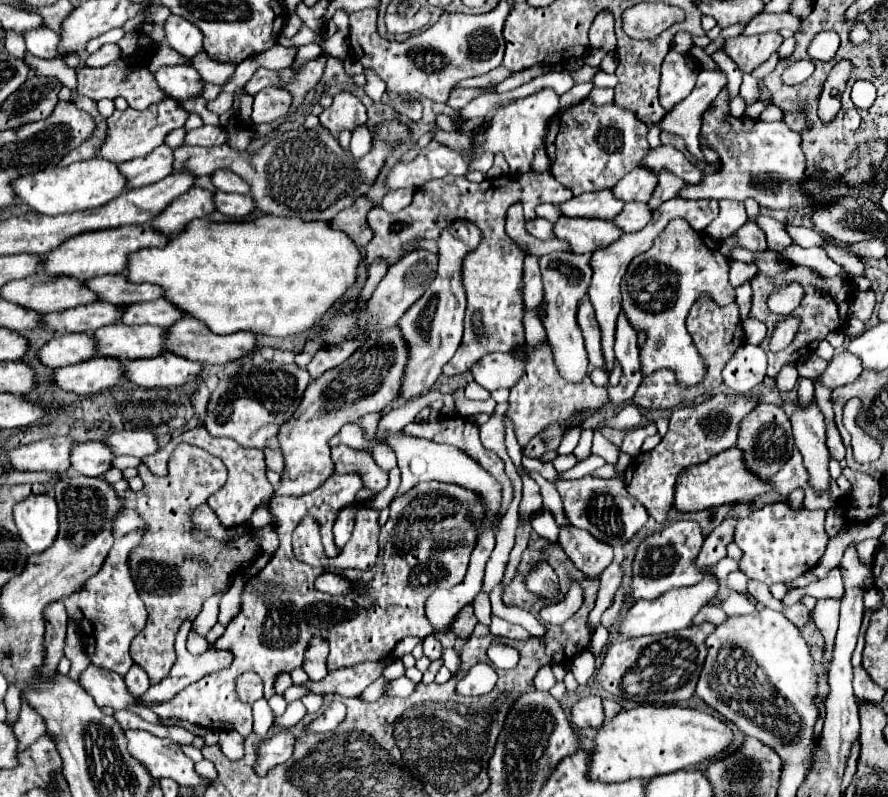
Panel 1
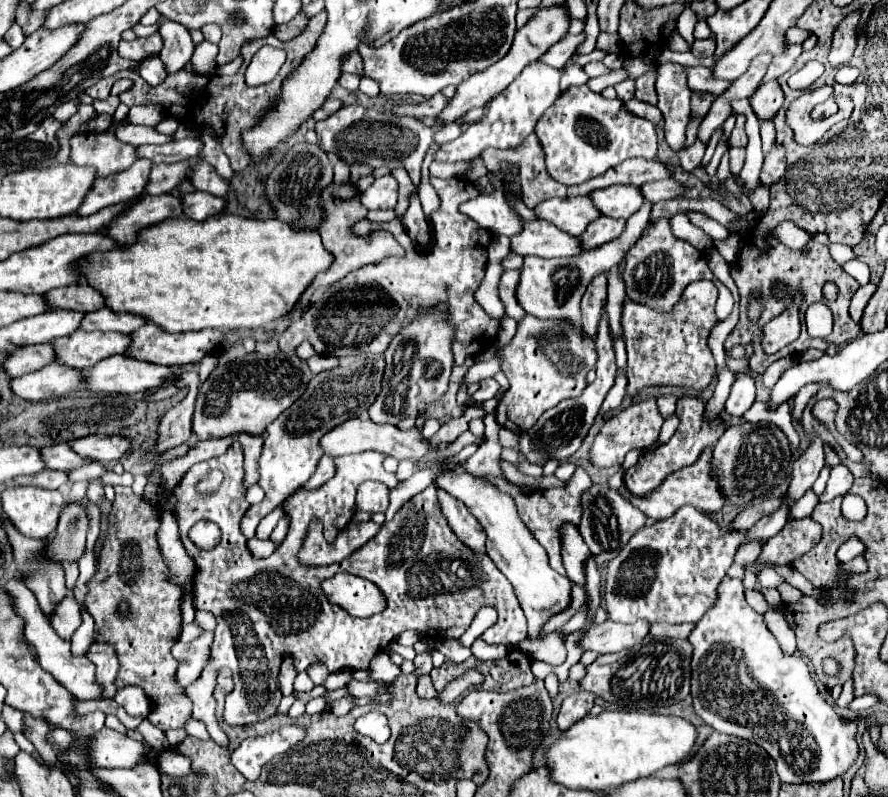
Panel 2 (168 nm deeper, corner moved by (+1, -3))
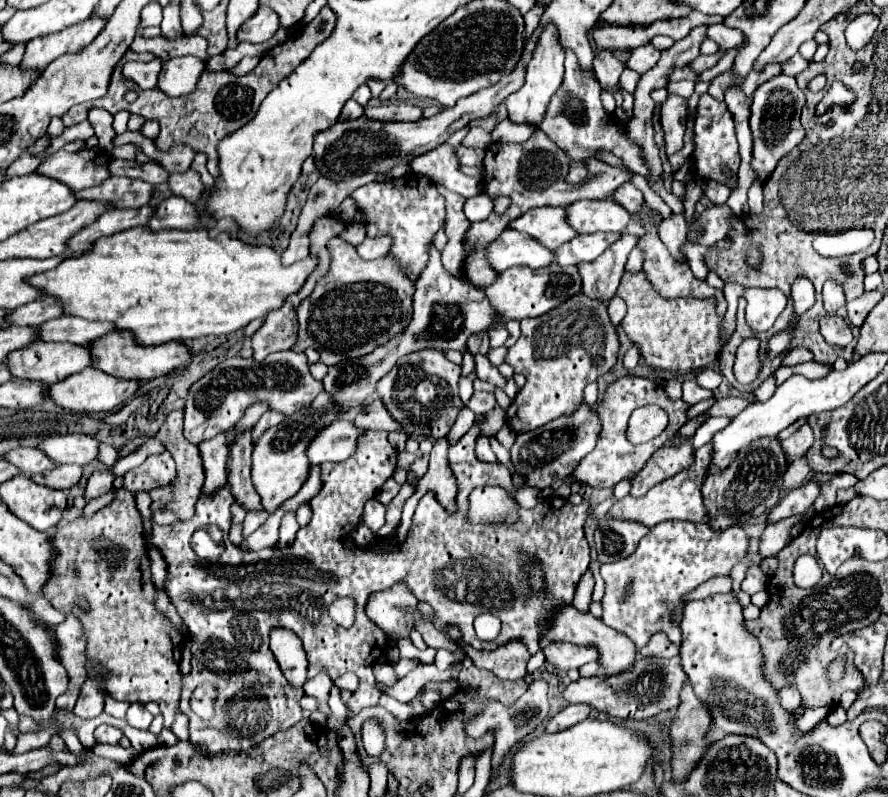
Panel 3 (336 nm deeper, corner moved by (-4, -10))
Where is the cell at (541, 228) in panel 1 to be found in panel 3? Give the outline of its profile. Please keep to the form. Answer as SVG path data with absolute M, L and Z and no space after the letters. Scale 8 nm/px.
M477 194L477 196L465 200L463 212L471 222L485 220L493 212L493 202L487 198L487 194Z

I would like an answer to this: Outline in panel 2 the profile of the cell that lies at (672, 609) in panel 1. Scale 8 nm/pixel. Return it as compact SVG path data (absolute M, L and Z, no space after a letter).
M606 621L604 625L592 625L586 637L582 639L584 651L618 653L622 649L632 649L650 633L648 621L636 621L632 625L620 625L616 621Z

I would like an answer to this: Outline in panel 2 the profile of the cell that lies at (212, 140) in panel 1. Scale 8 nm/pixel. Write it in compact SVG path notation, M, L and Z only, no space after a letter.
M200 137L182 139L182 141L170 141L164 145L140 145L136 149L138 157L146 157L152 163L176 163L190 157L198 157L204 149L204 143Z

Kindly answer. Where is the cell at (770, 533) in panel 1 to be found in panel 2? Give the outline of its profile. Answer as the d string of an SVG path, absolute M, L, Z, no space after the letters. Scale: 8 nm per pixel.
M810 517L800 521L794 519L788 521L780 533L768 537L766 541L760 541L762 551L756 559L758 571L764 571L766 567L792 565L798 557L814 549L820 543L820 537L822 537L822 527Z

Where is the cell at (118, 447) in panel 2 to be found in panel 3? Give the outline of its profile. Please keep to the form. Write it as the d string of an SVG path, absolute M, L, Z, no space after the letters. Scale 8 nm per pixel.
M53 434L37 444L47 458L55 464L79 464L85 466L97 460L99 442L87 434Z

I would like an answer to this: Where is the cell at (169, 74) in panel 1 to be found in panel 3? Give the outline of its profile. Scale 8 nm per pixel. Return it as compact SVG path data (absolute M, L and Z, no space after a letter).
M155 58L151 62L125 62L123 78L137 84L141 90L149 90L149 88L155 88L159 70L161 70L159 58Z

